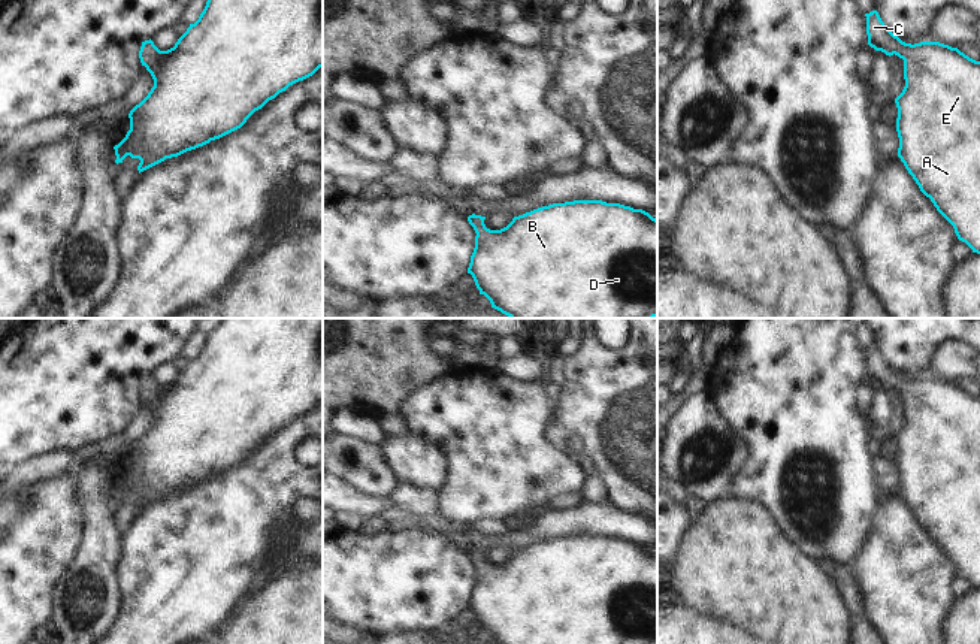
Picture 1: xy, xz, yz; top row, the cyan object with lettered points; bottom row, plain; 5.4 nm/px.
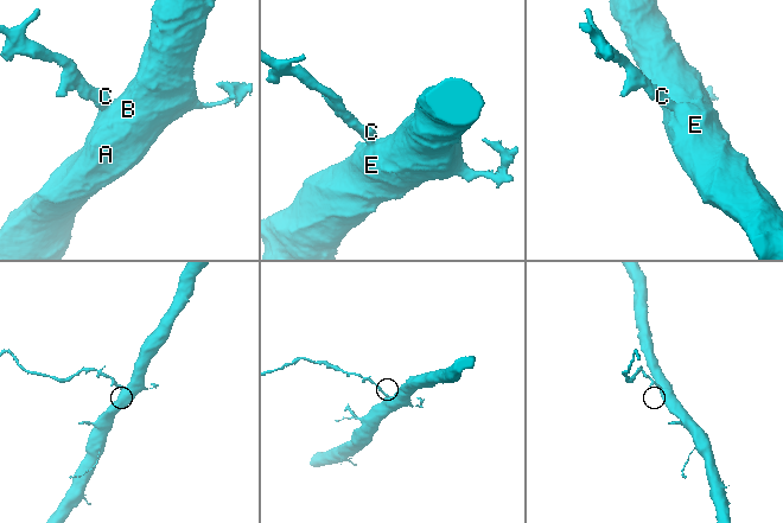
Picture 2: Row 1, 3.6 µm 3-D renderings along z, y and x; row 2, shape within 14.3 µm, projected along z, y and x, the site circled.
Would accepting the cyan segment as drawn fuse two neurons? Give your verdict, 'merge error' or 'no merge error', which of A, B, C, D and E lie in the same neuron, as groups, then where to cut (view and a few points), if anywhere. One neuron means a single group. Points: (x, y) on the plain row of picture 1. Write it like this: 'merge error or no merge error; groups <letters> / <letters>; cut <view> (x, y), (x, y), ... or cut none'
no merge error; groups A B C D E; cut none

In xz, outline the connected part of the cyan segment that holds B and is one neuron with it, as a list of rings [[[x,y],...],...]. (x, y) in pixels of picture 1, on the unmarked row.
[[[574,535],[553,538],[514,551],[500,563],[490,565],[484,559],[486,551],[469,550],[468,556],[474,562],[475,583],[471,590],[468,608],[472,610],[480,629],[484,629],[494,644],[657,644],[657,554],[642,544],[633,544],[620,538],[602,535]]]

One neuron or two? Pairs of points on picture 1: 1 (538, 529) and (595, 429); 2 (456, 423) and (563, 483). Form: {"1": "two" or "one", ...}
{"1": "two", "2": "one"}

